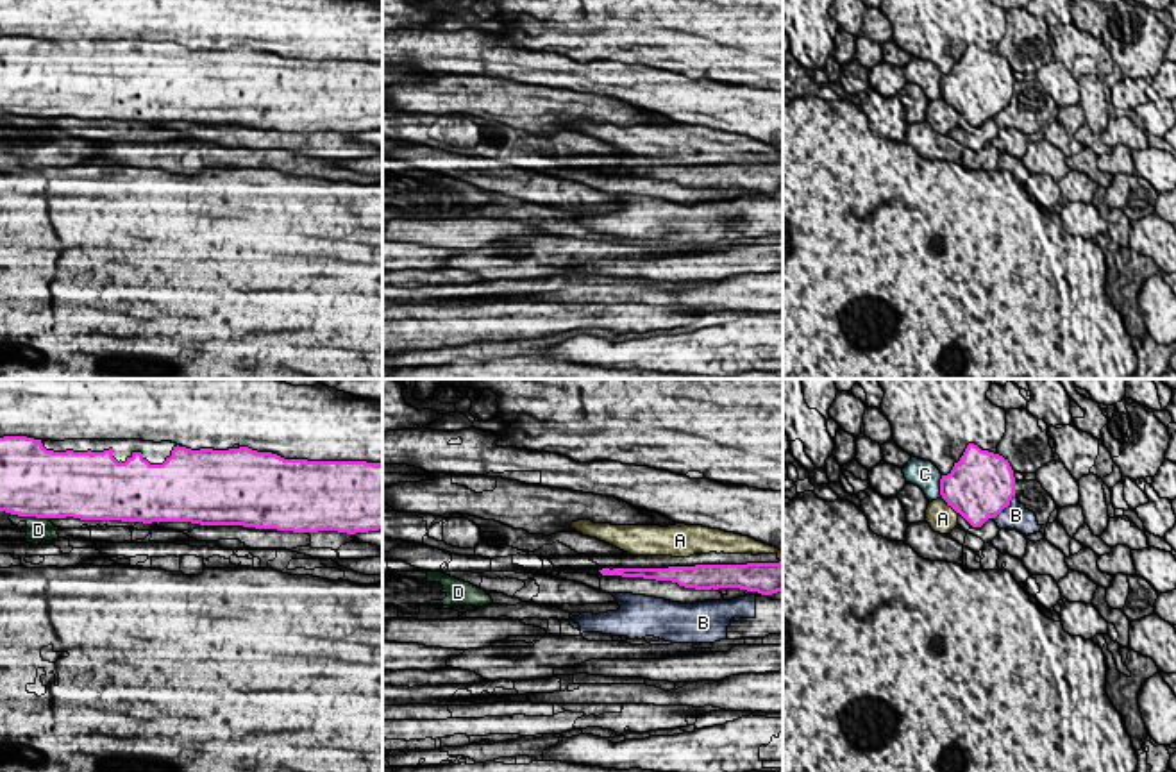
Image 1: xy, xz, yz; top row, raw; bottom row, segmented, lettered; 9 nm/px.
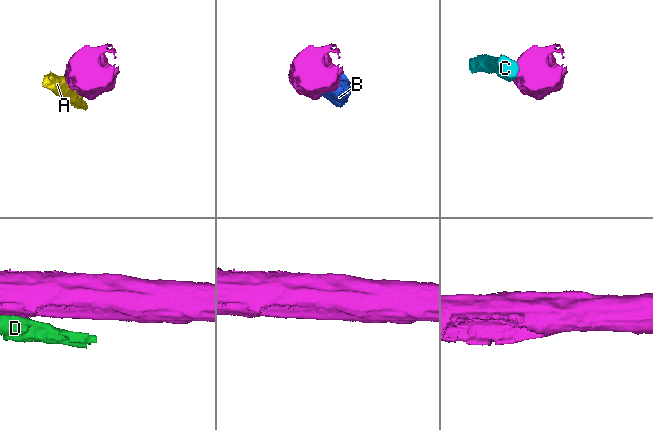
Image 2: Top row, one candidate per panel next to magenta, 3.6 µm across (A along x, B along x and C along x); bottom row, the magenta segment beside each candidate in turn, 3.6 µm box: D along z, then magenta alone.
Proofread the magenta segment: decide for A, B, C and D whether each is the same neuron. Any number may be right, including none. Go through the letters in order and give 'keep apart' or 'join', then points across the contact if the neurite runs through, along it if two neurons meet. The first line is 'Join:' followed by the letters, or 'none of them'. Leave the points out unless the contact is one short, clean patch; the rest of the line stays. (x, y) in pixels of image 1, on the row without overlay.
Join: none of them
A: keep apart
B: keep apart
C: keep apart
D: keep apart

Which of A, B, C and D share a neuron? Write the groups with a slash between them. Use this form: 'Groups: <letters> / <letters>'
Groups: A / B / C / D

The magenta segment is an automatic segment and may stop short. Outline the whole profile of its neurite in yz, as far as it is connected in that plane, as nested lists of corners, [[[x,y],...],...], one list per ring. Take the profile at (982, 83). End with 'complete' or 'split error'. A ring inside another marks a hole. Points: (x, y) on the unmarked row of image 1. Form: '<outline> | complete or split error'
[[[969,43],[953,70],[942,75],[940,95],[972,127],[981,127],[1010,105],[1013,70],[1003,55]]] | complete

